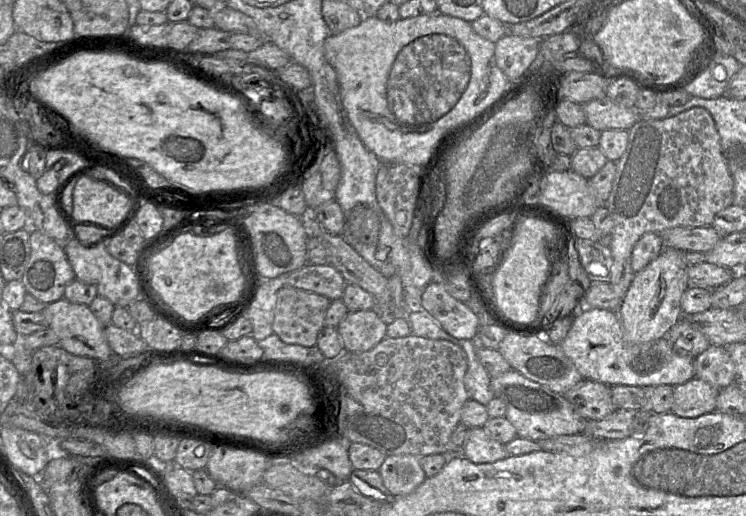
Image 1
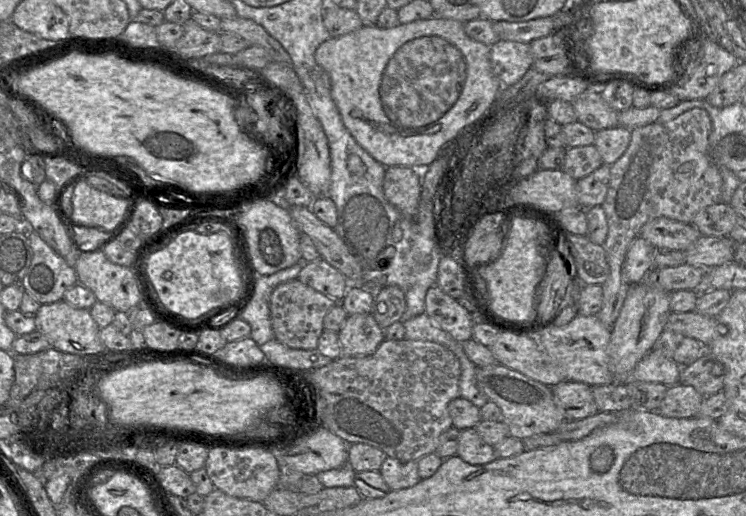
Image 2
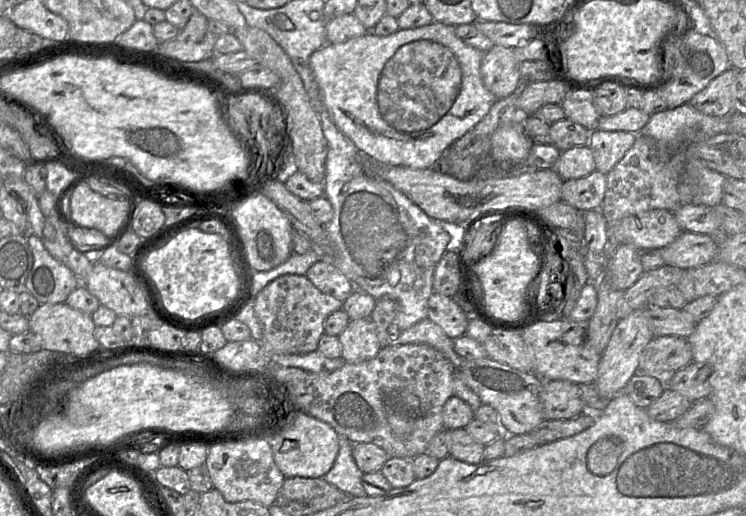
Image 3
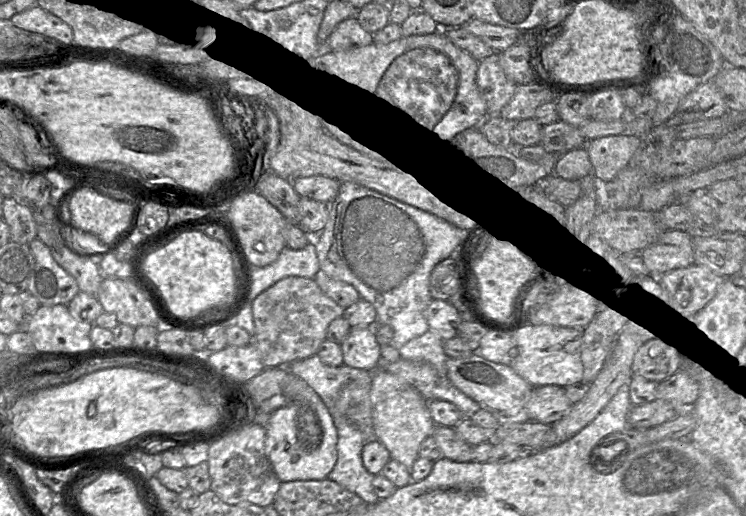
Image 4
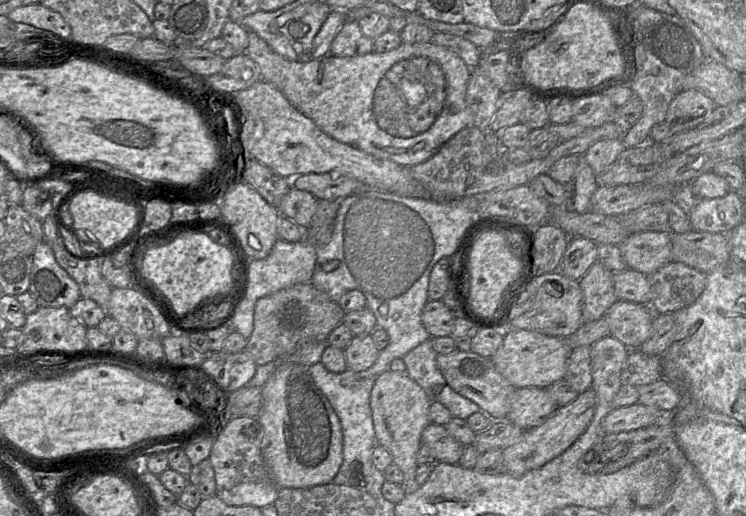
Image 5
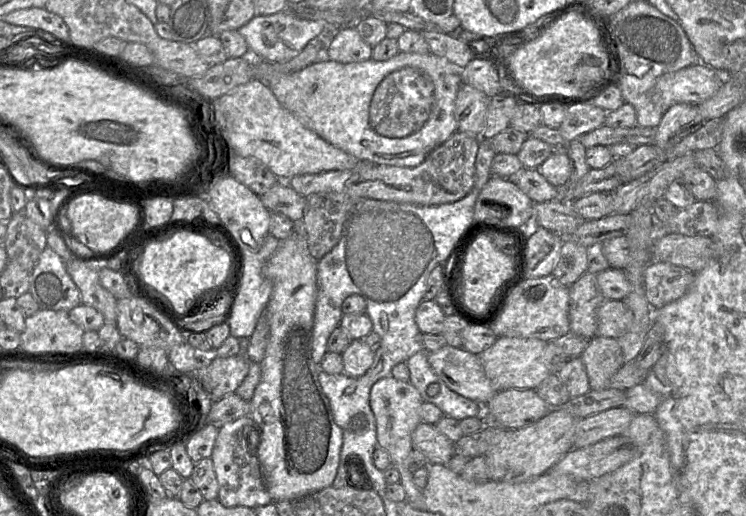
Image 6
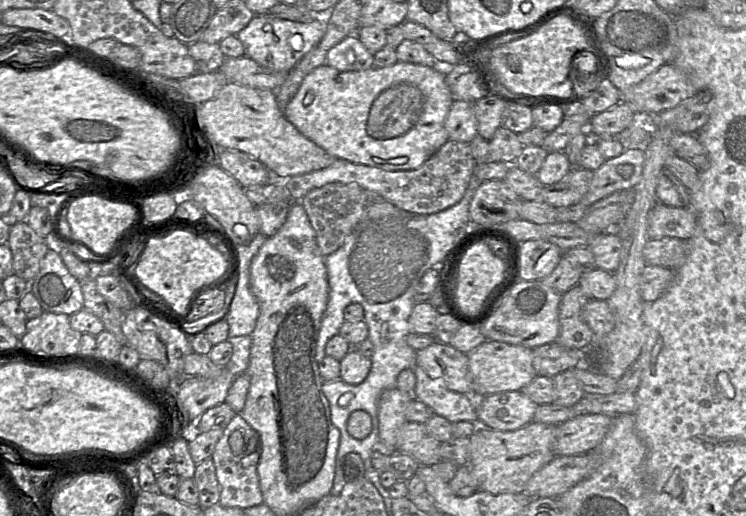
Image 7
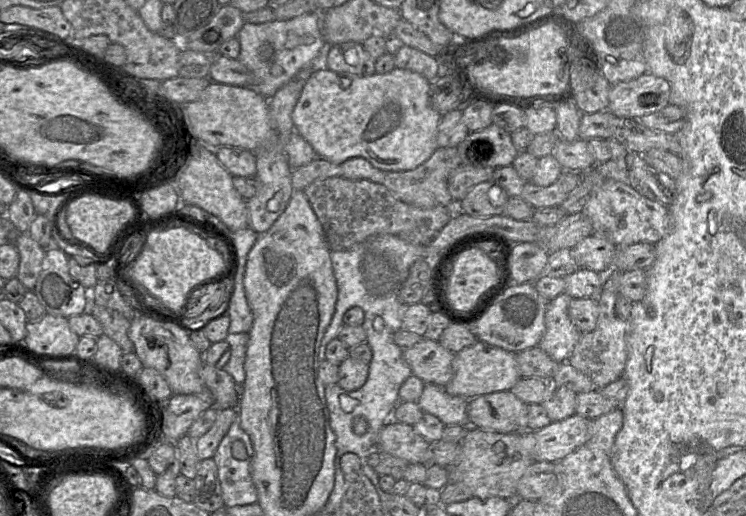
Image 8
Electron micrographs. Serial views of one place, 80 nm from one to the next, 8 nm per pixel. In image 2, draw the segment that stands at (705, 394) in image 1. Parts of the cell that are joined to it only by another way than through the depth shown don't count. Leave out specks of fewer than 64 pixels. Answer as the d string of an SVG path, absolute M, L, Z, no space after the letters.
M683 384L672 385L668 387L666 395L661 402L659 409L657 411L651 412L658 412L668 418L694 418L698 415L704 398L705 397L698 393L692 386Z

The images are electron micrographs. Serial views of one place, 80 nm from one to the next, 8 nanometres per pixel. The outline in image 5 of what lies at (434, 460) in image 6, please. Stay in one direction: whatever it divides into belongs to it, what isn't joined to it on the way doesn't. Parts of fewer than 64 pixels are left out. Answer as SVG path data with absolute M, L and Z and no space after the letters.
M430 423L421 434L421 444L429 446L438 462L458 464L465 446L447 431L444 425Z

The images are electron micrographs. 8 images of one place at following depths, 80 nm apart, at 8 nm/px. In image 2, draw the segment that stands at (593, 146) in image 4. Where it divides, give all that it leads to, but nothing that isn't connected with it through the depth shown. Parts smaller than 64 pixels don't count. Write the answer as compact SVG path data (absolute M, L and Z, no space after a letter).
M623 126L595 131L593 145L604 164L614 164L627 150L631 141L631 129Z

